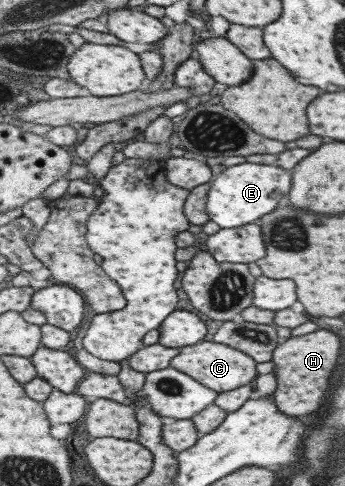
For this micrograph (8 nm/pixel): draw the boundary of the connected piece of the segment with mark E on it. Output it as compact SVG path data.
M247 161L228 166L212 177L205 197L205 214L219 228L231 228L257 222L258 218L277 207L279 199L289 192L289 176L275 165L261 165Z

